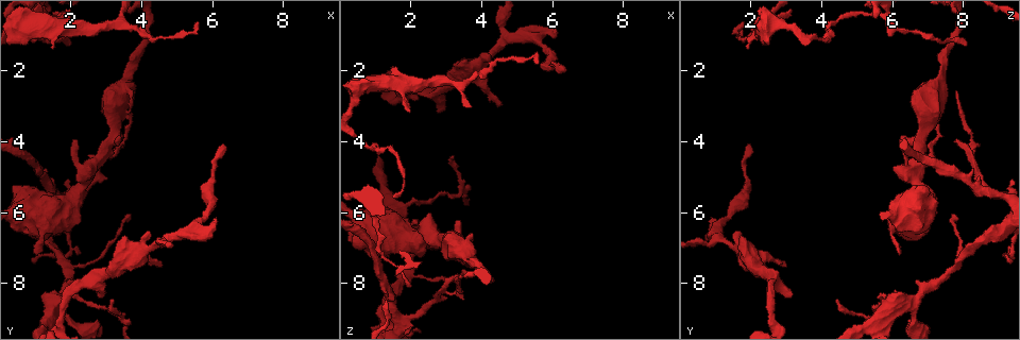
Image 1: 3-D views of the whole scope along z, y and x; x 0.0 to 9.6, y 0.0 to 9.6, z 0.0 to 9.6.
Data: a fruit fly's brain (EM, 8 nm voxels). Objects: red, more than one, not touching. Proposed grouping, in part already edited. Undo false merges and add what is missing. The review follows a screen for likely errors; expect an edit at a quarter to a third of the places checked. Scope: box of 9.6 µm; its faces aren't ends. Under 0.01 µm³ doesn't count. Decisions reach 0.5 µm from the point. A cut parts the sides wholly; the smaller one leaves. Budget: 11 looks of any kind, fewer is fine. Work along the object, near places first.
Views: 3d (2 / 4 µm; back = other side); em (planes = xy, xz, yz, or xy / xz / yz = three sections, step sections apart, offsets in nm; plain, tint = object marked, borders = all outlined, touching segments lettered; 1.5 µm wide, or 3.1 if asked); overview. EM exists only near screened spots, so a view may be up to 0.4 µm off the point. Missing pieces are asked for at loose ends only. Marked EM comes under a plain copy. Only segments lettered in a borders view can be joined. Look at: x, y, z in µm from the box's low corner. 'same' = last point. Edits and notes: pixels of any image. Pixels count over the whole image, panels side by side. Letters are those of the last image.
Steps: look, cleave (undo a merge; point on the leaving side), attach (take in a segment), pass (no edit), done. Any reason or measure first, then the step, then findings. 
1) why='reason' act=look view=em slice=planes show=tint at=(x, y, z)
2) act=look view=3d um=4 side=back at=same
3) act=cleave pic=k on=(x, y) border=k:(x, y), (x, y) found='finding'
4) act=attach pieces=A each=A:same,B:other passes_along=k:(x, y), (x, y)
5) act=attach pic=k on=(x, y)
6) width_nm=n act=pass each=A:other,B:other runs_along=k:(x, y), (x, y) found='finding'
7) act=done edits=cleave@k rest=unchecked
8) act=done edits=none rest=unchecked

why='tapers out' act=look view=3d um=4 at=(1.00, 7.20, 6.20)

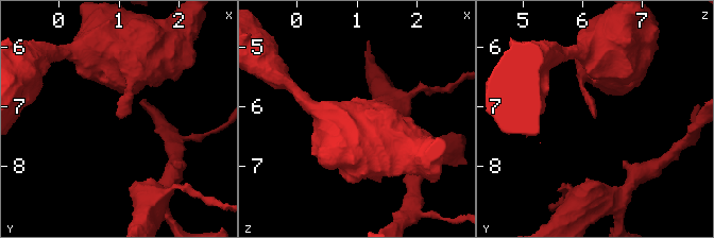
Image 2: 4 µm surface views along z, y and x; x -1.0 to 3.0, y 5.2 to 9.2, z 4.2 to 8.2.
act=look view=em slice=xz step=8 show=borders at=(1.00, 7.20, 6.25)

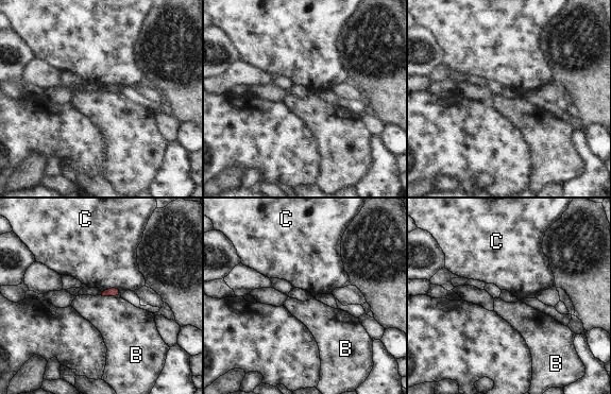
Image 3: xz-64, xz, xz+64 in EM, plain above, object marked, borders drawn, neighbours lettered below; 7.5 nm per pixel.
act=pass each=B:other,C:other found='no lettered segment goes on from it'

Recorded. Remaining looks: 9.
why='free end' act=look view=em slice=yz step=8 show=tint at=(2.75, 8.35, 3.20)

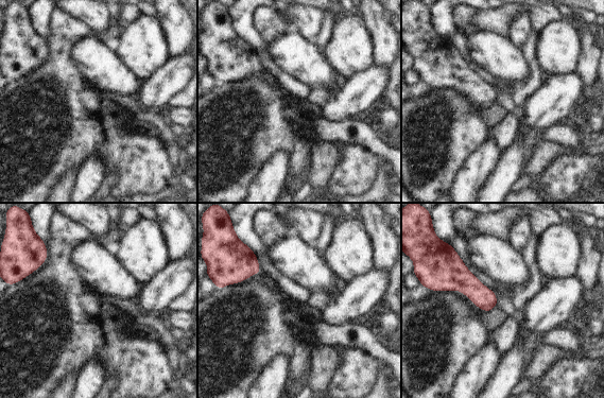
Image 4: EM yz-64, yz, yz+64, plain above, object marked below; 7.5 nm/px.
why='another direction' act=look view=em slice=planes show=borders at=same

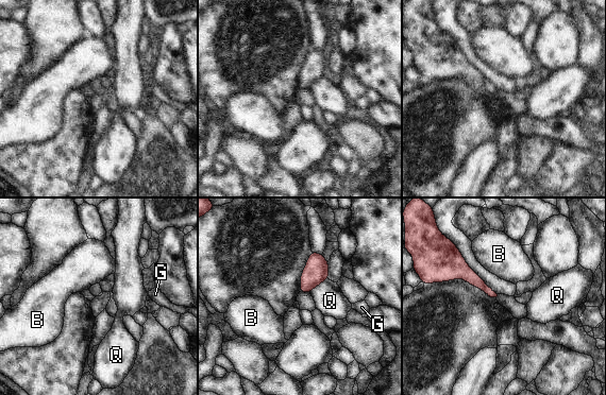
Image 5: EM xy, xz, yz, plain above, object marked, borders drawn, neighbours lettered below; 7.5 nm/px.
longest_contact=Q:170nm act=pass each=B:other,G:other,Q:other found='none of them fits'

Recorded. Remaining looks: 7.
why='stops while still wide' act=look view=3d um=4 at=(3.50, 6.70, 1.70)

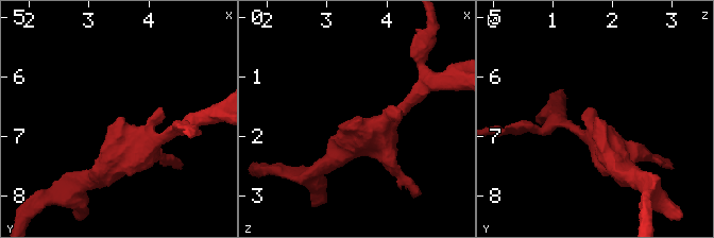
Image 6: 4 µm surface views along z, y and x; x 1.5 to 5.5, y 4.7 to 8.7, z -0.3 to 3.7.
why='now the EM' act=look view=em slice=planes show=borders at=(3.55, 6.65, 1.75)

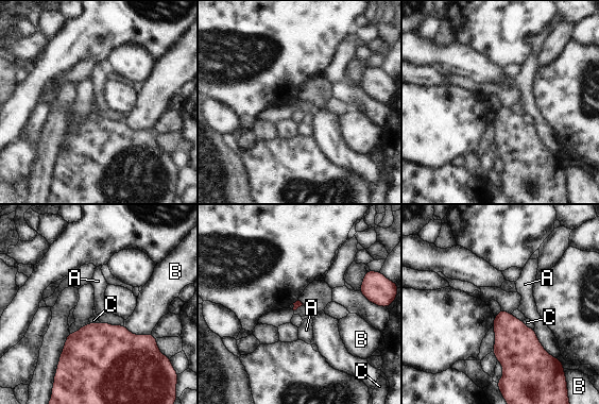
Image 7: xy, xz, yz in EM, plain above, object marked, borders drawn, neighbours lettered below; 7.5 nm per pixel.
act=pass each=A:other,B:other,C:other border=7:(533, 329), (542, 347), (555, 358) found='none of them fits'

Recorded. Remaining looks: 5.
act=look view=3d um=4 at=(4.55, 7.50, 3.00)

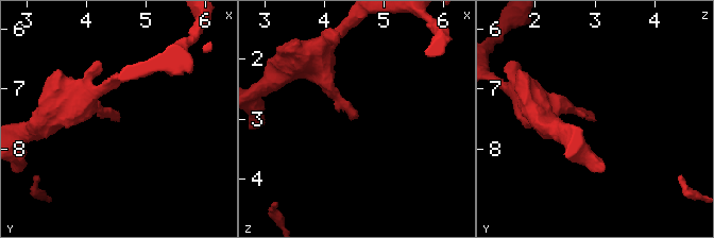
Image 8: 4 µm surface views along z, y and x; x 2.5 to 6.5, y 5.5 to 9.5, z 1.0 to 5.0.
why='shape alone is not enough' act=look view=em slice=yz step=8 show=tint at=(4.55, 7.50, 3.00)

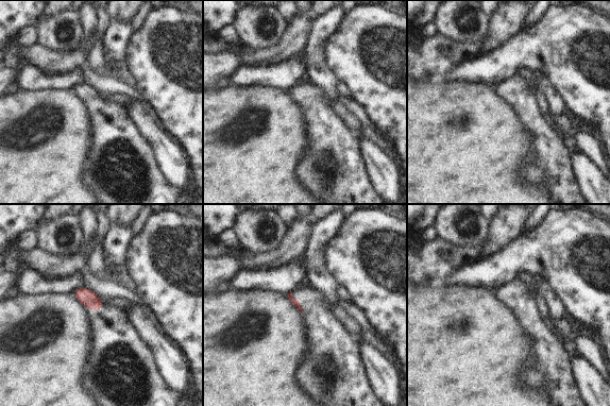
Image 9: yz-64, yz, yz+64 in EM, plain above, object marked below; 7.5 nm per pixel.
why='another direction' act=look view=em slice=planes show=borders at=same

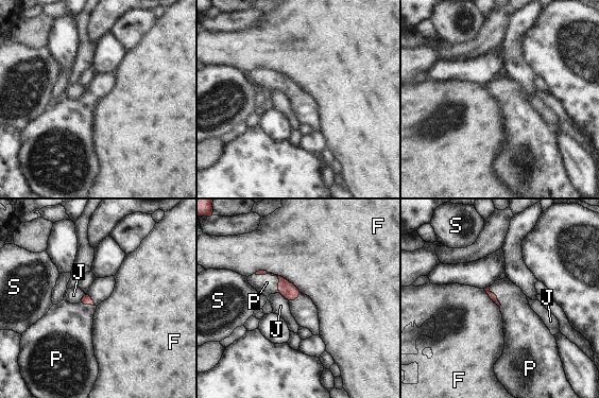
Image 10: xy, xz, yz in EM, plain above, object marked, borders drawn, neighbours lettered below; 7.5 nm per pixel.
act=attach pieces=P each=F:other,J:other,P:same,S:other passes_along=10:(290, 292), (274, 275), (266, 284) found='it goes on there'

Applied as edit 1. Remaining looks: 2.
act=done edits=attach@10 rest=unchecked

